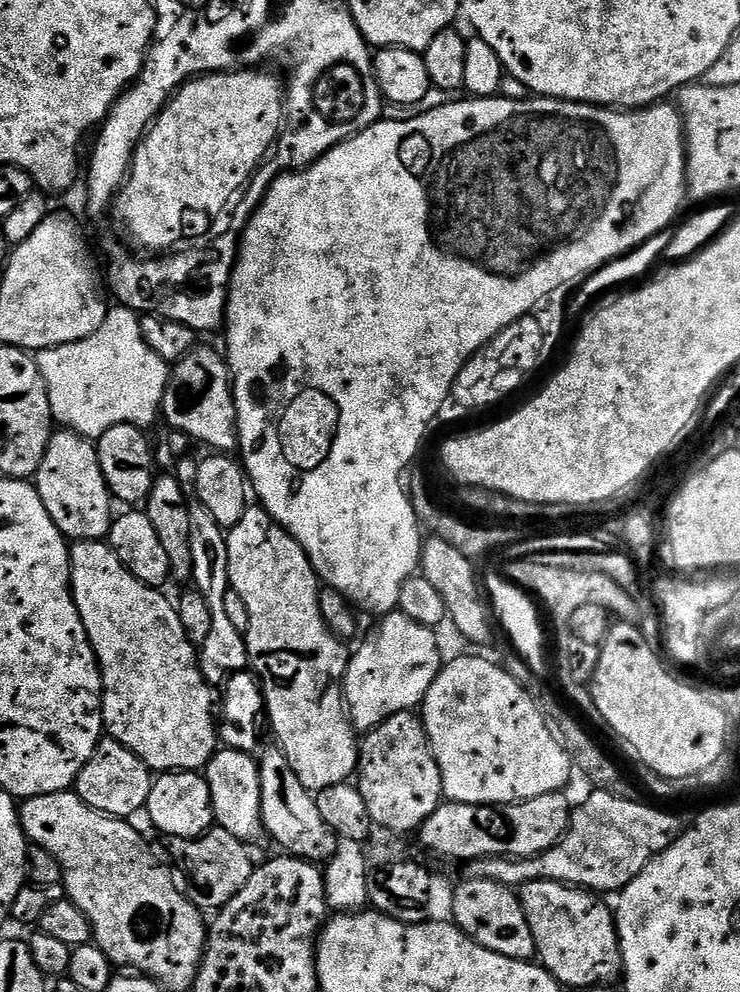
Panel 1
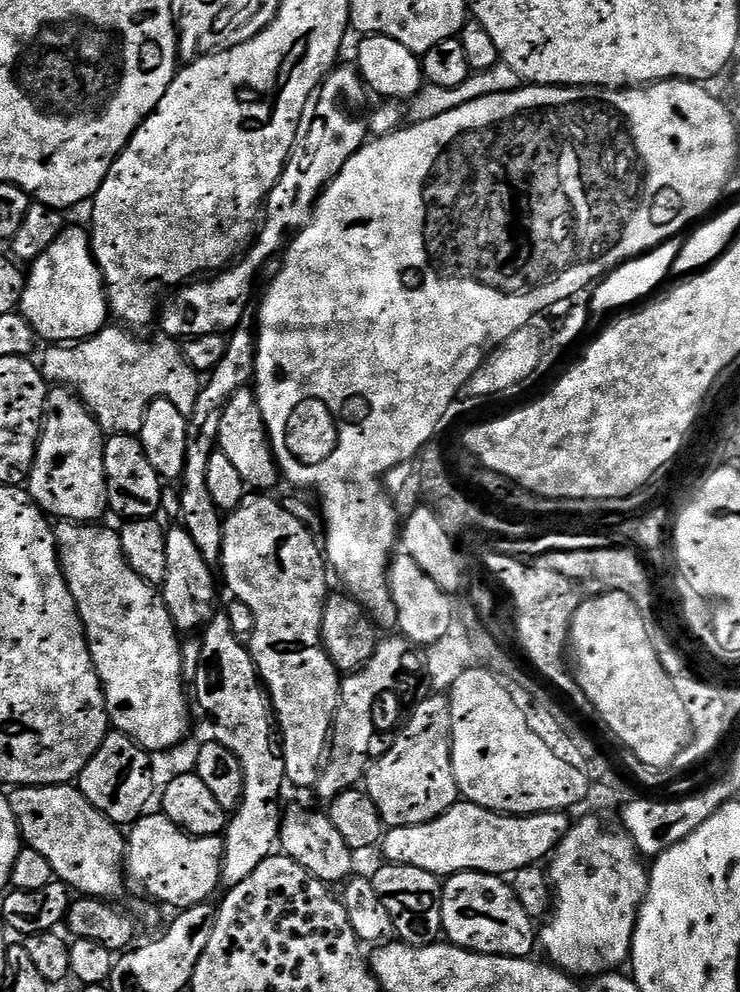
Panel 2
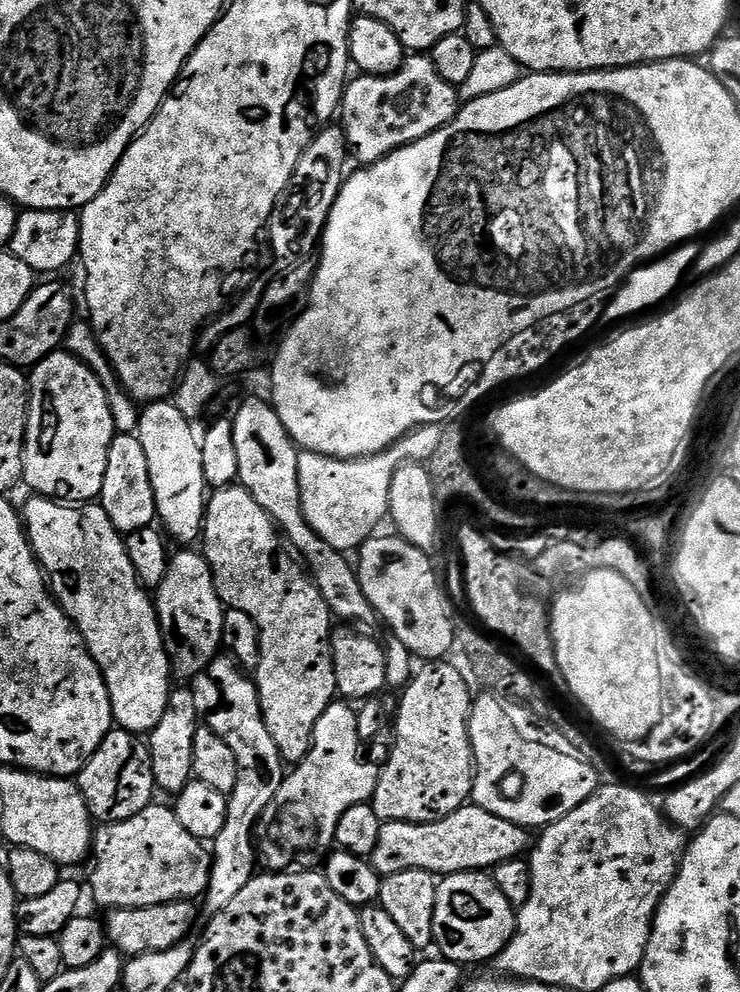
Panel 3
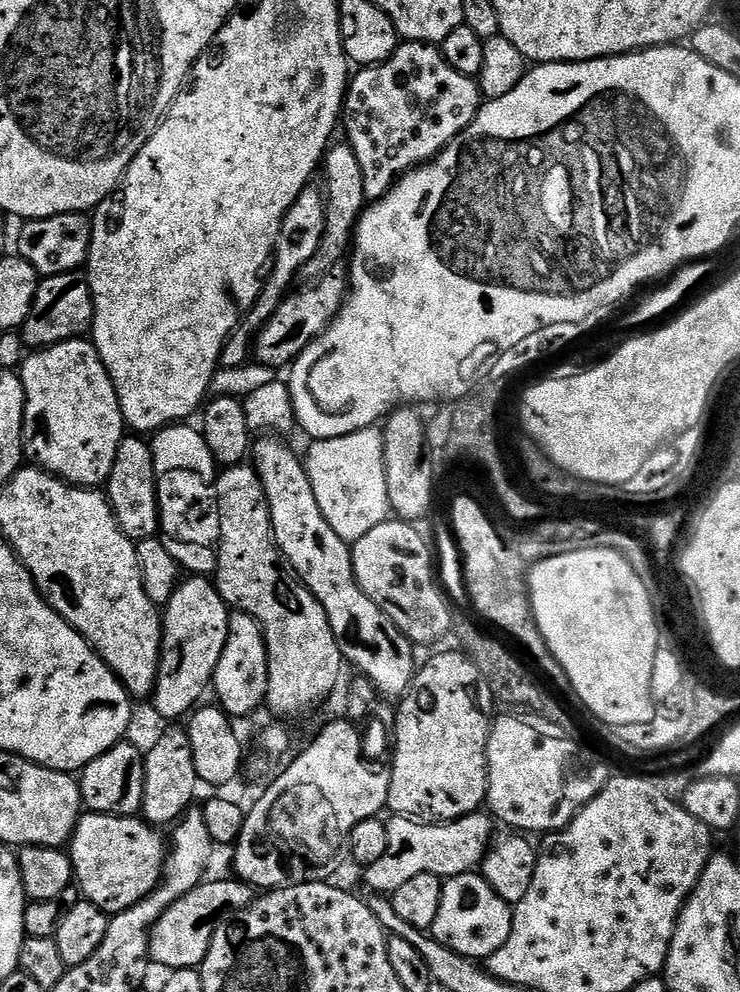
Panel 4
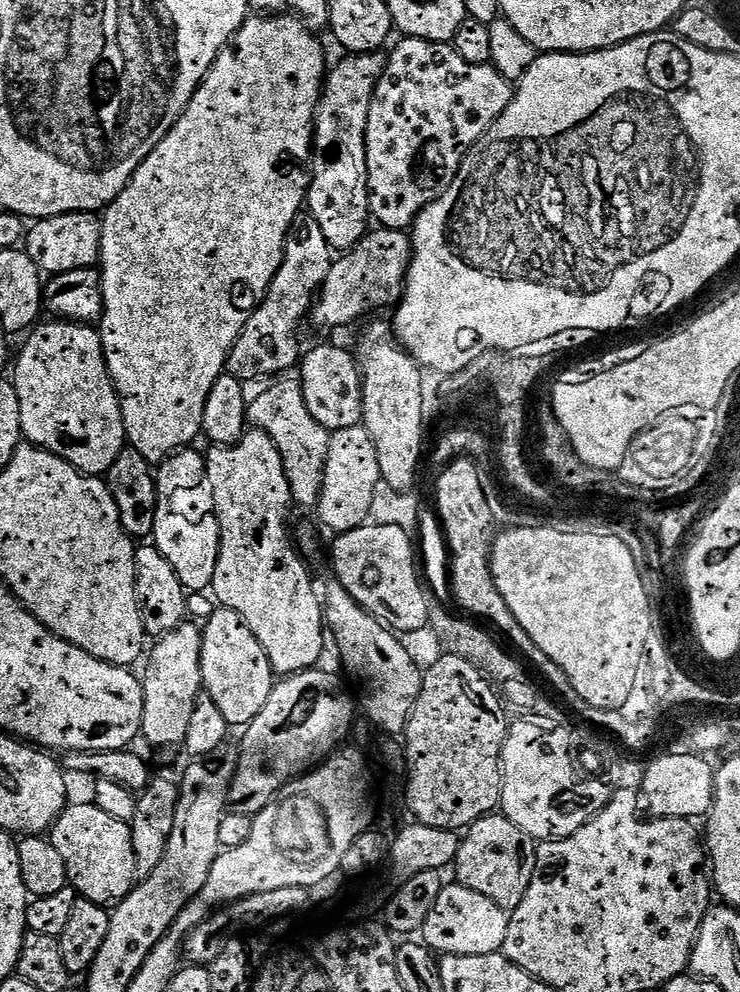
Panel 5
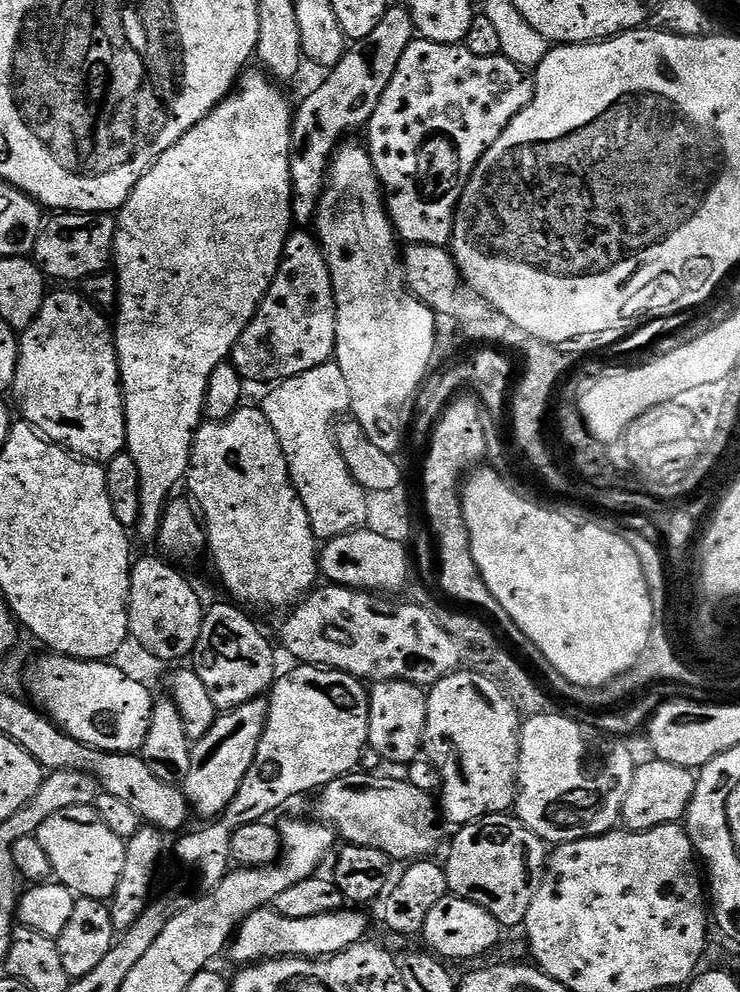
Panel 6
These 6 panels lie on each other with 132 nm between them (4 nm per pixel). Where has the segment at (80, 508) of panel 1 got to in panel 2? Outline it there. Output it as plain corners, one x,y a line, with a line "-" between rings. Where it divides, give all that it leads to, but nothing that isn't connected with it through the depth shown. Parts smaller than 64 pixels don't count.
56,386
49,391
40,441
26,491
40,511
60,520
77,520
80,526
99,521
108,508
108,487
104,469
106,433
75,392

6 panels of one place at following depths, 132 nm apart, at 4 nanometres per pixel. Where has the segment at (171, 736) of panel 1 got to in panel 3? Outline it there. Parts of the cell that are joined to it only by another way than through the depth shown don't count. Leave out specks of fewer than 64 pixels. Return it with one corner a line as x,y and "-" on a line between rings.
37,495
28,499
32,500
26,501
24,508
22,504
22,519
24,531
32,543
32,553
44,569
57,604
72,619
73,626
80,631
80,637
88,647
88,653
100,667
100,673
108,684
113,721
123,731
133,734
153,732
167,710
167,702
174,689
172,662
164,648
164,631
156,617
153,597
136,577
125,537
112,525
99,503
73,506

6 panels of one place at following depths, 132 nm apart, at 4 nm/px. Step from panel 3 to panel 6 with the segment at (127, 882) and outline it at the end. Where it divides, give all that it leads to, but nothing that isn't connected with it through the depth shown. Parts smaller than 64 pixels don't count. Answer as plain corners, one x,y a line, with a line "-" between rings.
70,806
50,814
46,822
35,834
36,841
46,850
50,858
52,876
65,884
77,897
86,900
111,901
122,882
122,872
126,870
128,845
102,818
92,806

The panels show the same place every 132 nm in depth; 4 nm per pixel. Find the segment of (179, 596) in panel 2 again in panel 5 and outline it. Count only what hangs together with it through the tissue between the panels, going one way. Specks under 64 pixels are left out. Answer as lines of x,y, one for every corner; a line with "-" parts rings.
191,622
179,624
173,632
168,632
159,637
151,645
150,655
147,657
148,669
142,672
142,683
144,686
144,717
140,723
140,731
143,739
148,739
156,748
168,748
171,744
183,745
186,738
186,730
190,730
190,718
194,714
196,699
202,694
202,670
200,659
202,658
202,632

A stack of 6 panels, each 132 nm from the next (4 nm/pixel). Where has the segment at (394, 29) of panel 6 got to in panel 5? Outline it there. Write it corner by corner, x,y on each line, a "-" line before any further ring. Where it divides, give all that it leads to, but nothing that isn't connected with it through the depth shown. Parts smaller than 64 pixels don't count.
383,51
379,52
358,52
348,54
343,57
336,65
331,65
330,71
327,73
324,81
324,89
320,92
320,101
316,107
316,122
312,130
312,158
310,161
310,183
308,185
308,198
306,201
306,212
314,218
314,222
318,222
318,227
322,229
322,235
326,238
326,242
337,253
343,254
356,247
356,243
370,231
370,198
368,197
368,171
366,170
366,118
370,116
370,102
374,98
374,90
378,86
378,82
384,73
384,67
388,65
388,57

